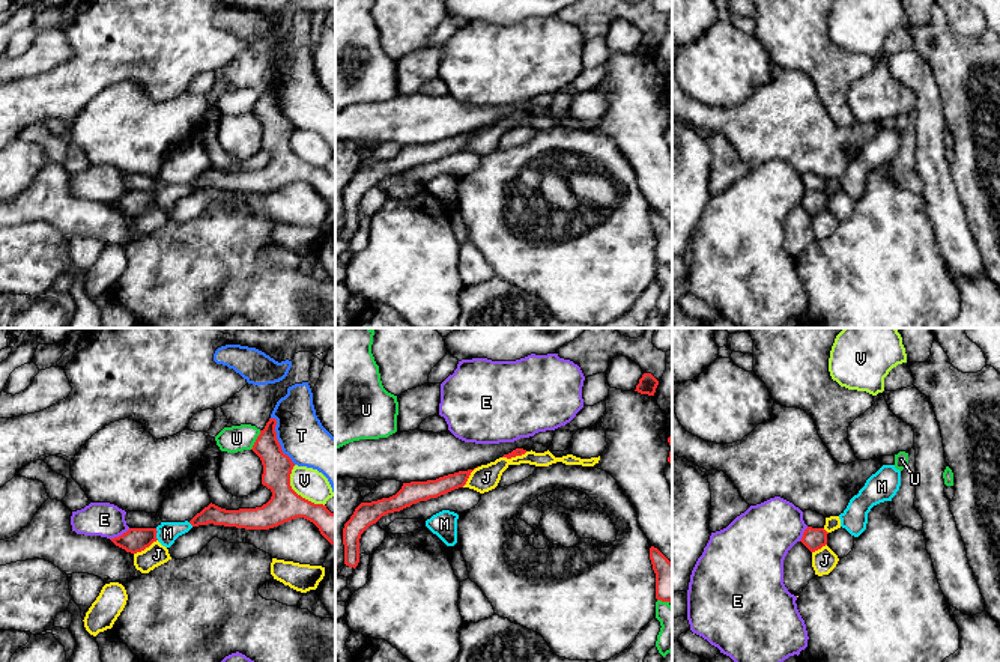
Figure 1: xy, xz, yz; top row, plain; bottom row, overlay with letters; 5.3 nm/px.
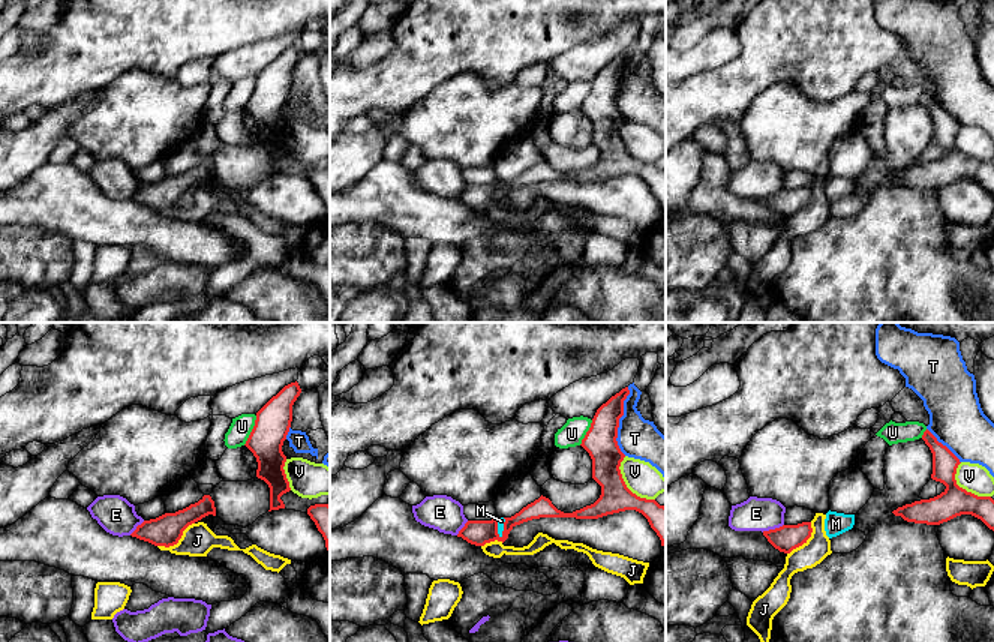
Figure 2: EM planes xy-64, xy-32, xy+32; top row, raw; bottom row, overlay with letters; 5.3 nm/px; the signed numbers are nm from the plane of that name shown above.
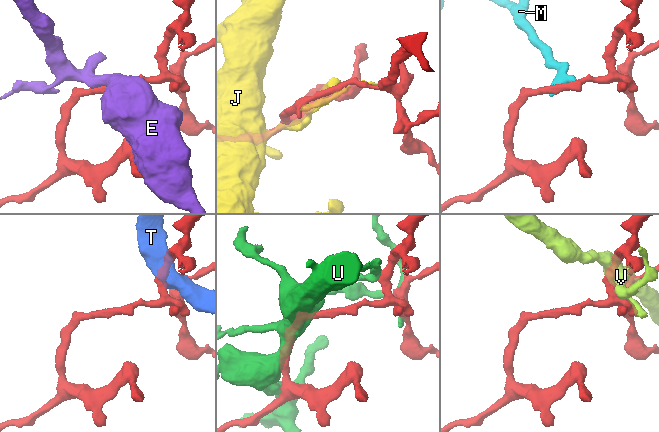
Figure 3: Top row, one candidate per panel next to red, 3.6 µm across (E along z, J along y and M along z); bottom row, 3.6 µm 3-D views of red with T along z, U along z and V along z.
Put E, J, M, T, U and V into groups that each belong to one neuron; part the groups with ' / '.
E / J / M / T / U / V

